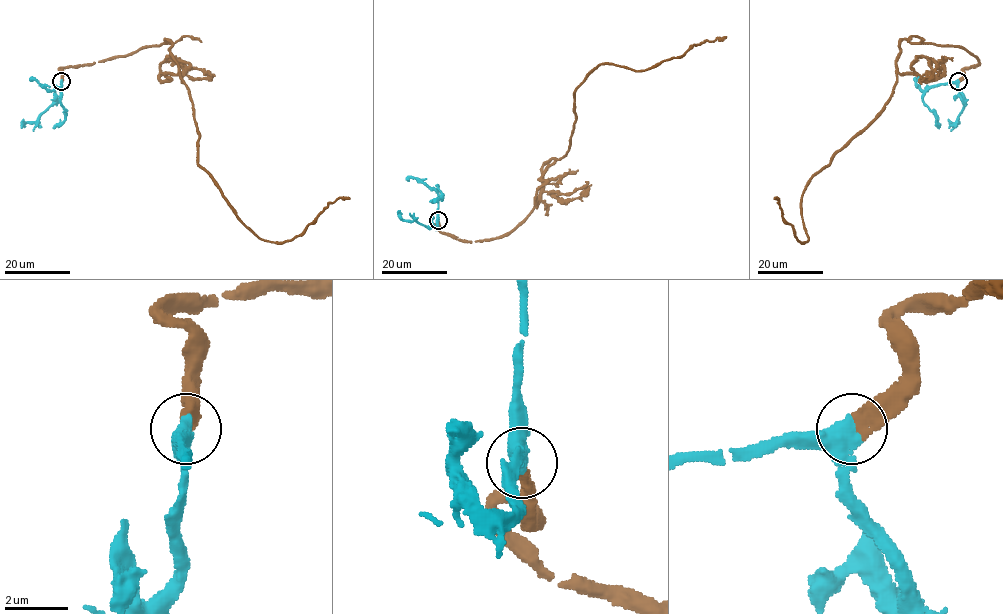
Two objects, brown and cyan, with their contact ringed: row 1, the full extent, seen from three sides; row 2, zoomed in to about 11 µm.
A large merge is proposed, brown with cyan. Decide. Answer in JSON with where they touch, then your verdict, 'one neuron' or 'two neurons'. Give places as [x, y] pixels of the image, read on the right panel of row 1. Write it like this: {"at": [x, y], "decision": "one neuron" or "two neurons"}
{"at": [958, 81], "decision": "one neuron"}

